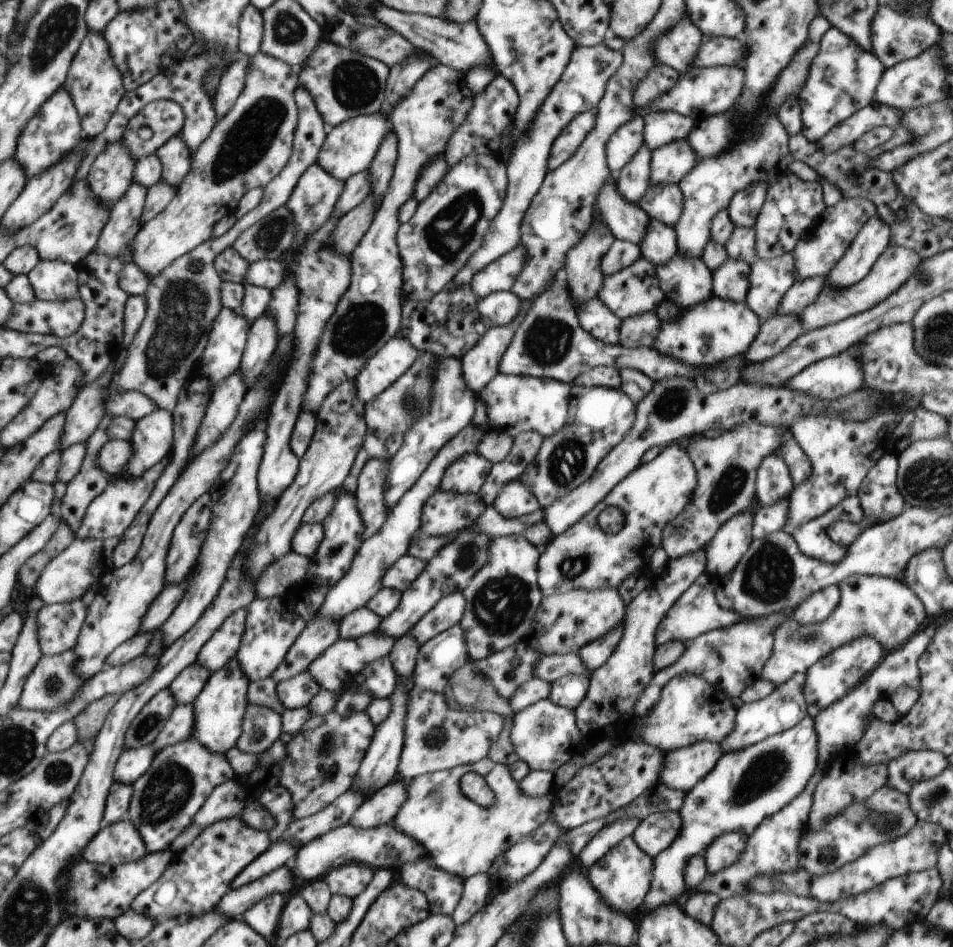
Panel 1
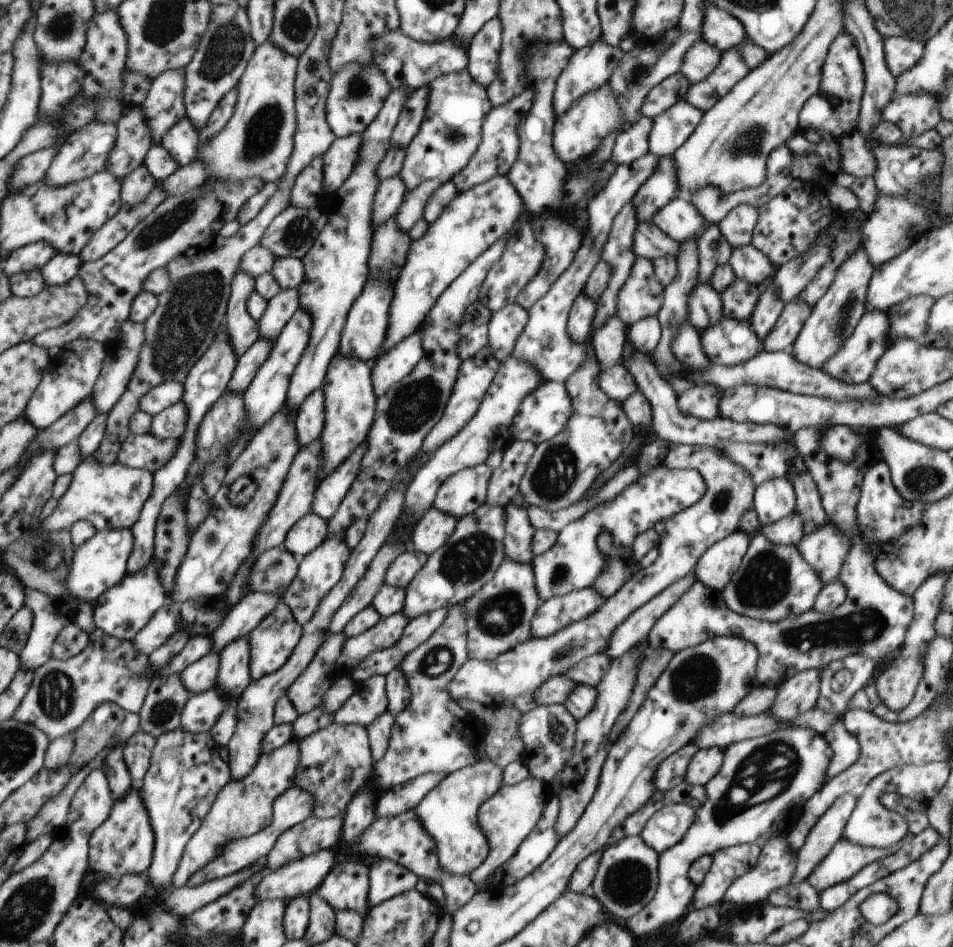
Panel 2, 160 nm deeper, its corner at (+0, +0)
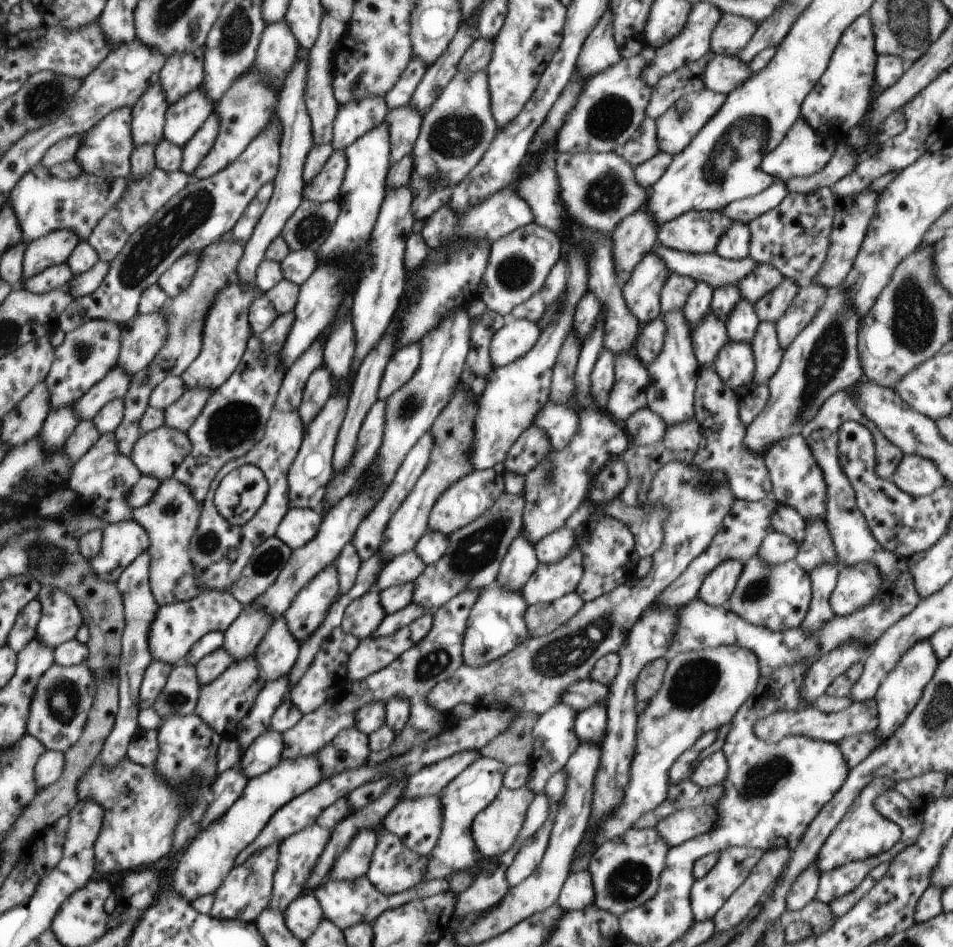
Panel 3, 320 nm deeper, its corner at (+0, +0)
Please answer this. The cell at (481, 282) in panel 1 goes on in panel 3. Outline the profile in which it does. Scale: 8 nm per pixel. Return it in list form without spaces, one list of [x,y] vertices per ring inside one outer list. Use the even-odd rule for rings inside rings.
[[[536,222],[518,227],[495,240],[491,244],[488,264],[478,286],[479,298],[485,302],[488,310],[507,318],[514,307],[542,288],[552,267],[561,258],[562,246],[558,234]]]

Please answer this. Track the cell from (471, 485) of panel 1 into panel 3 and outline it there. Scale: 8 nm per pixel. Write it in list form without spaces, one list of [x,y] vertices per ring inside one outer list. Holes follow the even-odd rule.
[[[494,469],[474,470],[470,475],[454,483],[432,507],[428,528],[430,531],[450,536],[453,532],[465,528],[478,516],[482,516],[504,491],[502,474],[496,473]]]

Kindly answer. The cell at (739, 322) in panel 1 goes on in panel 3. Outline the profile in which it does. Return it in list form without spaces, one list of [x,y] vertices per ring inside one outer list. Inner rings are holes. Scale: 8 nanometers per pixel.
[[[729,340],[718,353],[714,369],[729,389],[741,393],[754,382],[755,358],[751,346]]]

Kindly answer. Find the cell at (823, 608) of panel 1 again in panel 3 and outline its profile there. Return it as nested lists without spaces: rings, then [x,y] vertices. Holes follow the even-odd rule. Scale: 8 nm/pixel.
[[[872,563],[841,566],[830,595],[834,614],[845,617],[870,604],[886,583],[883,578],[878,567]]]

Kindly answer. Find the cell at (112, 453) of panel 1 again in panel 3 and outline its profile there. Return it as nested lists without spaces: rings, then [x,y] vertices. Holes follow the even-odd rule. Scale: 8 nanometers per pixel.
[[[165,424],[144,432],[129,457],[143,475],[159,481],[170,478],[191,451],[187,433]]]

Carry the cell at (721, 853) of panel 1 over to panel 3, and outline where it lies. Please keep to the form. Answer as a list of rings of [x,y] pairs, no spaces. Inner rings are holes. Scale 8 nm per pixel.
[[[732,847],[719,853],[719,859],[710,872],[702,878],[695,879],[692,885],[691,909],[696,922],[713,920],[716,912],[732,896],[732,892],[748,878],[752,868],[764,853],[764,851],[746,847]]]

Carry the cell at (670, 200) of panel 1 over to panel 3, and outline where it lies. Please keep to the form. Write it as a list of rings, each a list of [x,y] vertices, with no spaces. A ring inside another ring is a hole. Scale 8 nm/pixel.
[[[690,211],[660,227],[657,230],[657,240],[665,247],[678,252],[707,255],[715,252],[721,236],[733,222],[722,211]]]

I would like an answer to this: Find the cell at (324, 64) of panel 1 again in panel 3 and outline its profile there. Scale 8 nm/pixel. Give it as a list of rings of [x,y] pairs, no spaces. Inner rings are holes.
[[[369,96],[360,101],[339,105],[333,122],[334,151],[344,151],[356,139],[385,122],[389,108],[384,97]]]

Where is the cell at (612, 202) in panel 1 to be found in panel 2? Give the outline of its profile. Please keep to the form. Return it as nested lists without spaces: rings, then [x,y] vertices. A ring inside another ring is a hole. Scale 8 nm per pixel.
[[[652,222],[637,224],[633,249],[636,258],[644,257],[653,261],[667,256],[673,256],[676,259],[680,247],[678,241],[664,234],[664,231]]]

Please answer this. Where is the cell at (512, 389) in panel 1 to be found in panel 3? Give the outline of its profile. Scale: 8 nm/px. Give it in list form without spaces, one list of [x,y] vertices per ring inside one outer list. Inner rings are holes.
[[[548,402],[539,410],[533,425],[543,428],[554,451],[564,450],[578,432],[579,416],[575,409]]]

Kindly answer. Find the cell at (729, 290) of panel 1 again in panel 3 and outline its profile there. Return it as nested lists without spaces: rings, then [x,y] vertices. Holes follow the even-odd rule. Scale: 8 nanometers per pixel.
[[[741,298],[725,324],[729,340],[751,346],[759,323],[760,320],[755,313],[754,305]]]

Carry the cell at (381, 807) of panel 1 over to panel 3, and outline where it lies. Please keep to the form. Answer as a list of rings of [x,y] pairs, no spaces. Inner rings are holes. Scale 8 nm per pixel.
[[[476,749],[465,750],[426,765],[426,768],[408,778],[403,798],[438,795],[445,786],[480,757],[482,754]]]

